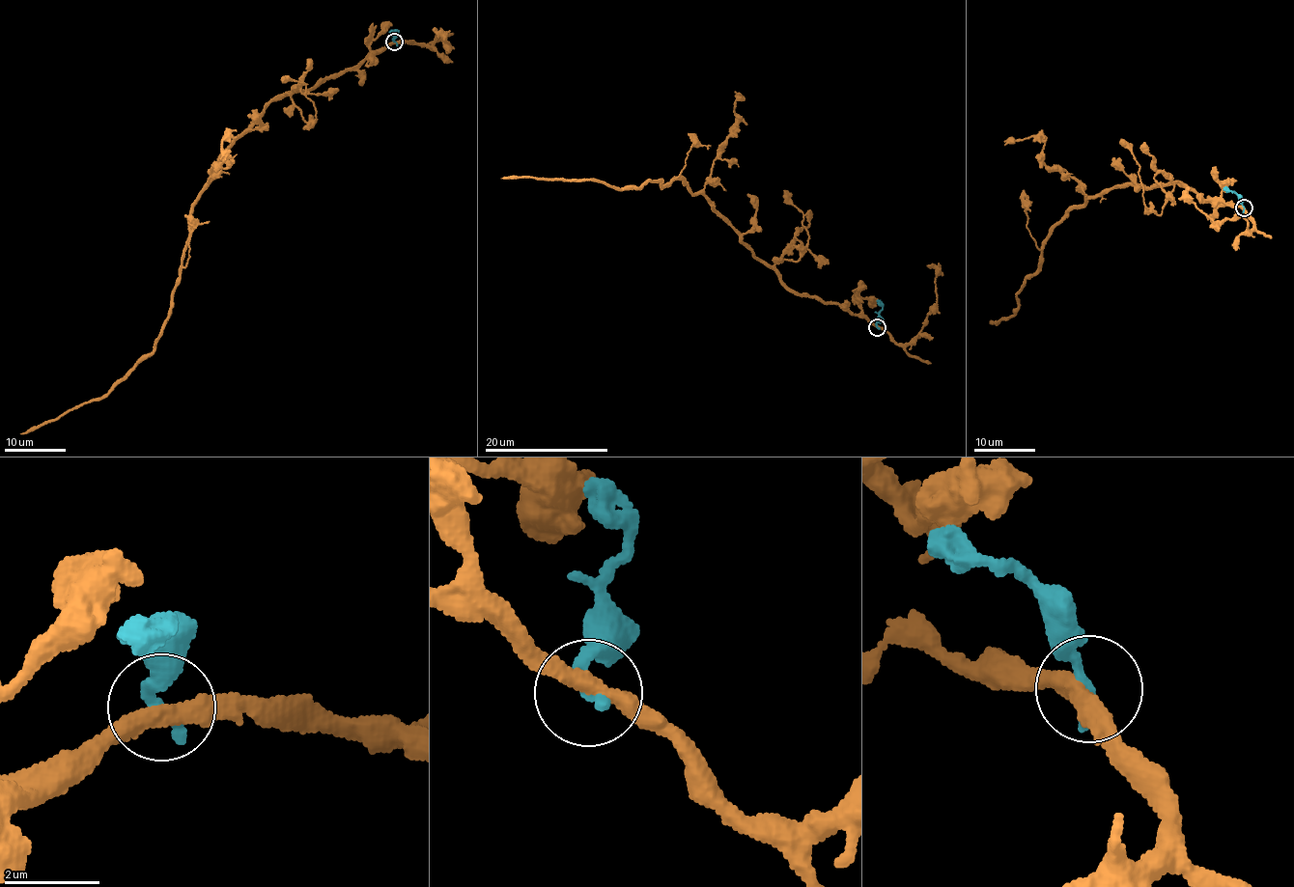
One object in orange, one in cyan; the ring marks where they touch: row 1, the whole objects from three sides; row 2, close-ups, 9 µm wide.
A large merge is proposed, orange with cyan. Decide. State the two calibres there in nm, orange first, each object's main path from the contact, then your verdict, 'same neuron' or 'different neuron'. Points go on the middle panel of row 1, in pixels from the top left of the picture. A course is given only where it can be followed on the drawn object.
360/280 nm | orange via (877, 327), (837, 304), (795, 293), (754, 257), (710, 198), (682, 179), (621, 189), (590, 179), (500, 179) | cyan via (877, 327), (882, 308), (877, 300) | different neuron

